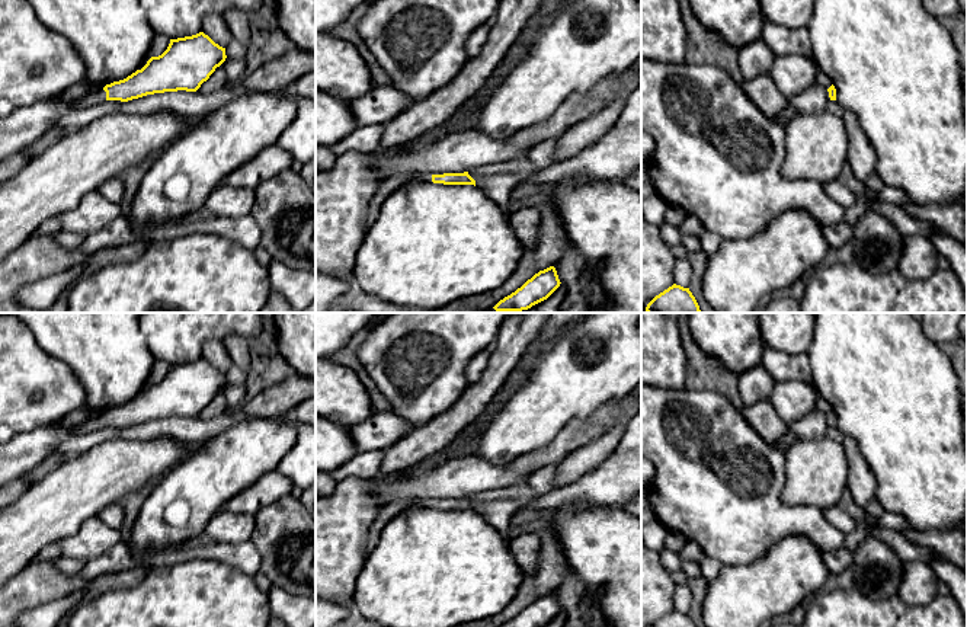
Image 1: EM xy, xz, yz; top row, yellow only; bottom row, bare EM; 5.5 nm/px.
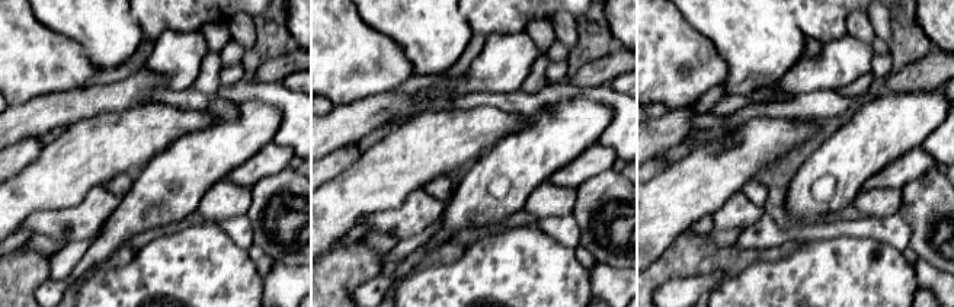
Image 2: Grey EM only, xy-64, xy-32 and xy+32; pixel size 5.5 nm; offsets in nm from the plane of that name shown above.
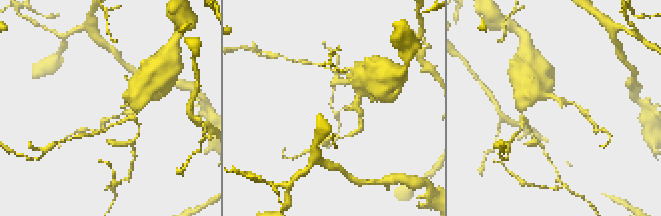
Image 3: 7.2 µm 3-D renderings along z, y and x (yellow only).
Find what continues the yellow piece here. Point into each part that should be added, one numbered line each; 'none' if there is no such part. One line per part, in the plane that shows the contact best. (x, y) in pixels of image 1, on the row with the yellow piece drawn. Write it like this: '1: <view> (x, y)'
1: xy (92, 99)

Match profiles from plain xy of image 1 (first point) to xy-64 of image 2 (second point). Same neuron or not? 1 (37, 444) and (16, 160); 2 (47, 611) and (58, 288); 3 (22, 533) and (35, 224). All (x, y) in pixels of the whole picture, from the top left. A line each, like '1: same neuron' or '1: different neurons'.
1: different neurons
2: same neuron
3: different neurons

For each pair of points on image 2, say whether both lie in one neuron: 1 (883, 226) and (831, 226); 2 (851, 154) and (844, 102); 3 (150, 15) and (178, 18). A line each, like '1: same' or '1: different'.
1: same
2: different
3: same

